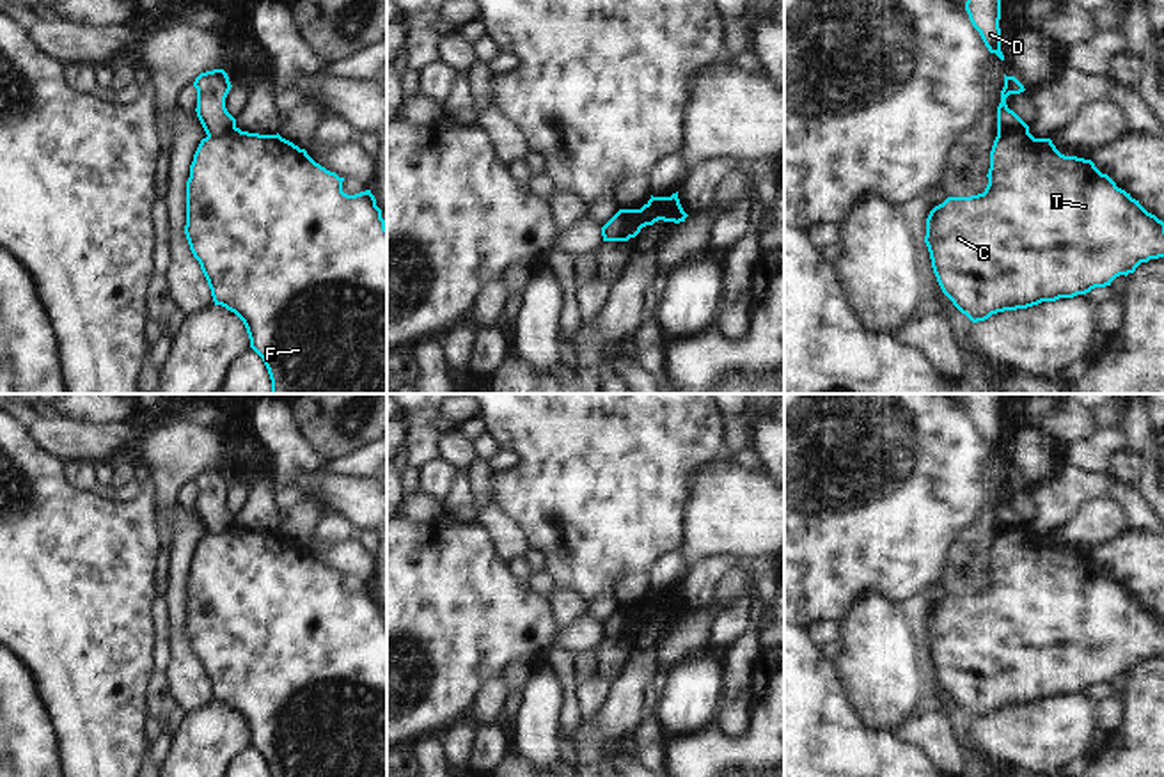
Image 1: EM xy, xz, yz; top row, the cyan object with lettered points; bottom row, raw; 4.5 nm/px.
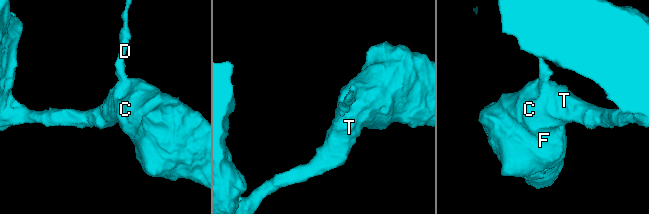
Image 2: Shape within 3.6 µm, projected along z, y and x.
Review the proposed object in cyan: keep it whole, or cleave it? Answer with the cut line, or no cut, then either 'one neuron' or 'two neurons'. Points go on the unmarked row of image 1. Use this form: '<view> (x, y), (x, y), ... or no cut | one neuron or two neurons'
xz (620, 607), (625, 611), (621, 627), (625, 637) | two neurons

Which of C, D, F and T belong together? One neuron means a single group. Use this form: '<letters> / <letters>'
C F T / D

